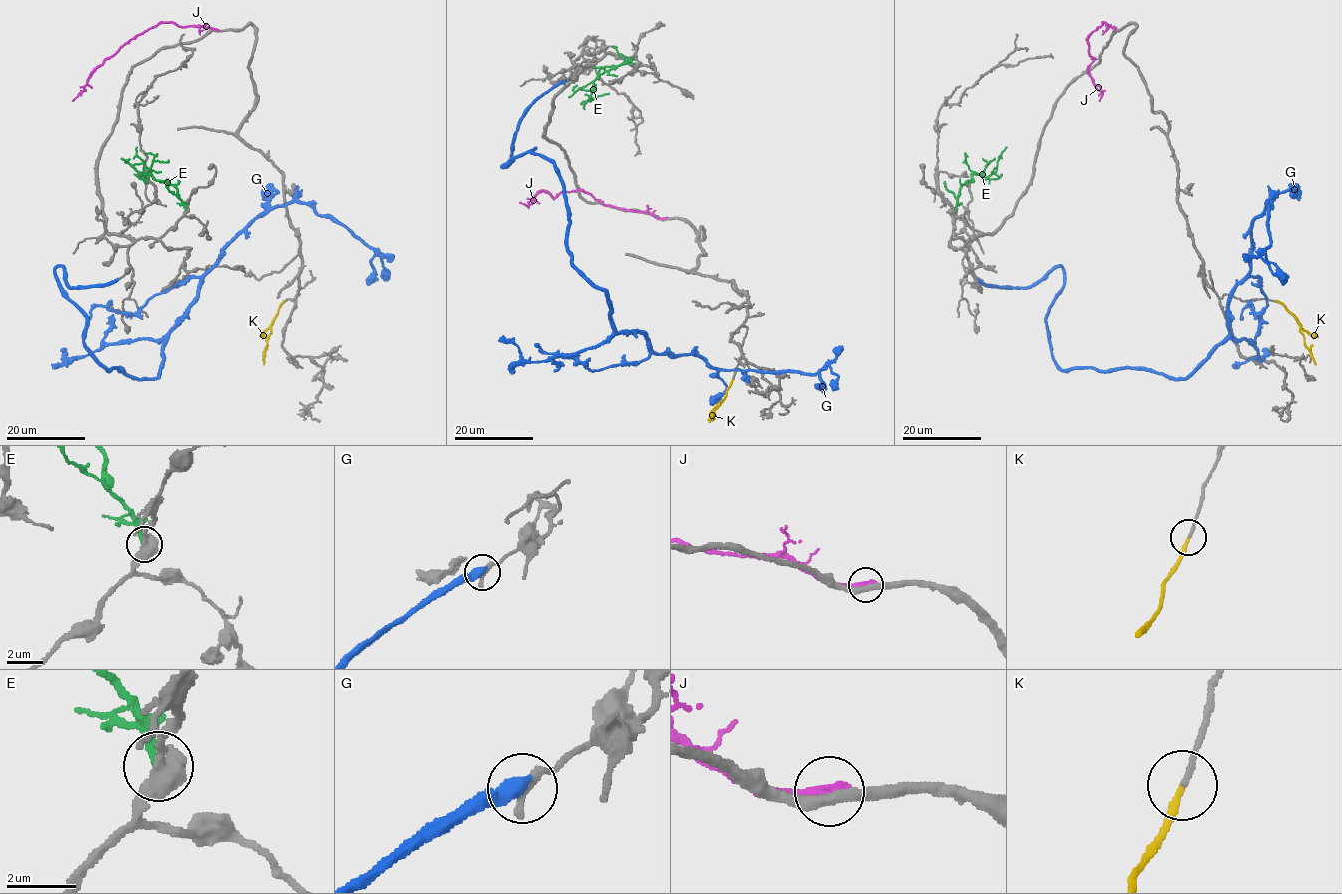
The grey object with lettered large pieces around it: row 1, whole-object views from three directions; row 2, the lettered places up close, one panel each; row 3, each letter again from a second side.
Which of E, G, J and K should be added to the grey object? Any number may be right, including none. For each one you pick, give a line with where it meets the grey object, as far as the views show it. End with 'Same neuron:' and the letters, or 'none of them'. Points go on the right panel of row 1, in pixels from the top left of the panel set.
Same neuron: none of them

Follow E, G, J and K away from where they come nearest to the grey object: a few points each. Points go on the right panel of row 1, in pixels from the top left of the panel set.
E: (955, 209), (960, 188), (973, 174), (985, 177), (993, 174), (998, 157), (1007, 147)
G: (979, 280), (1026, 288), (1059, 266), (1062, 369), (1187, 378), (1229, 333), (1266, 202), (1261, 256), (1286, 279)
J: (1115, 30), (1103, 22), (1087, 37), (1088, 53), (1094, 59), (1088, 69), (1093, 84), (1101, 91), (1099, 101)
K: (1276, 300), (1300, 325), (1304, 346), (1315, 364)

